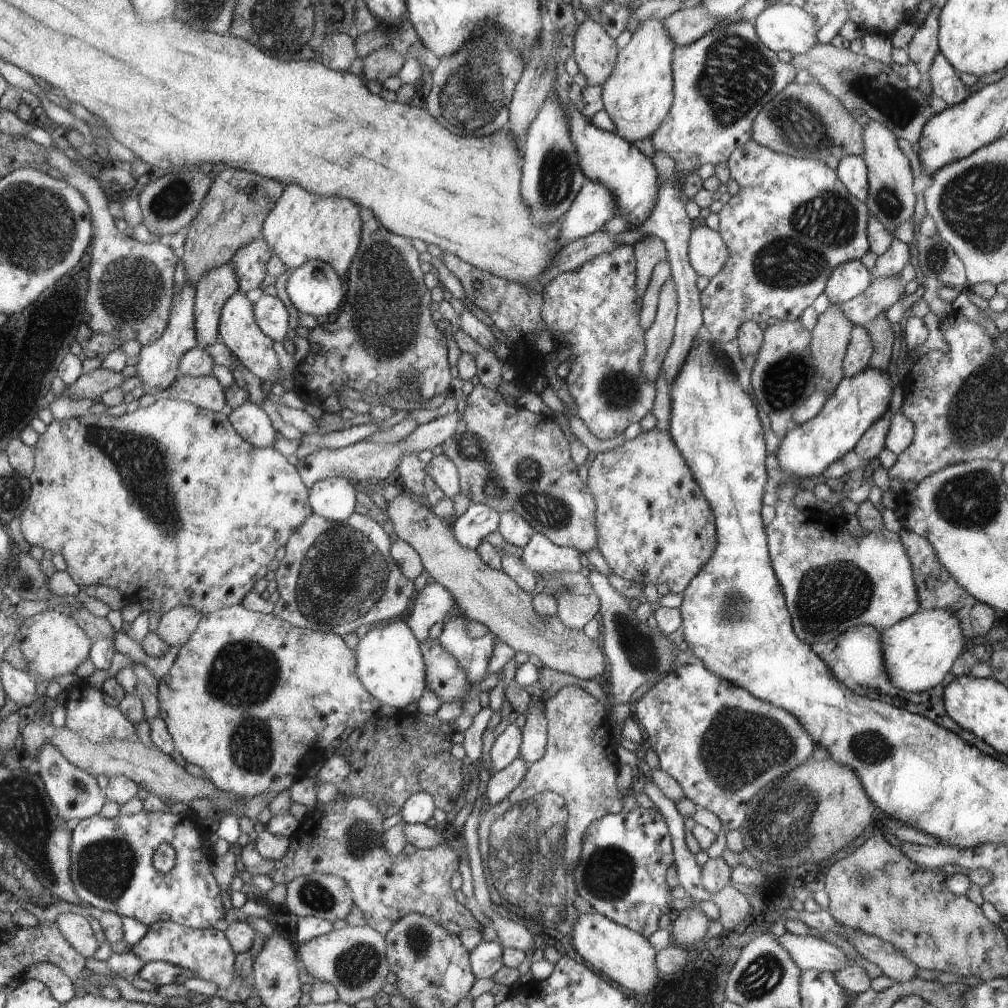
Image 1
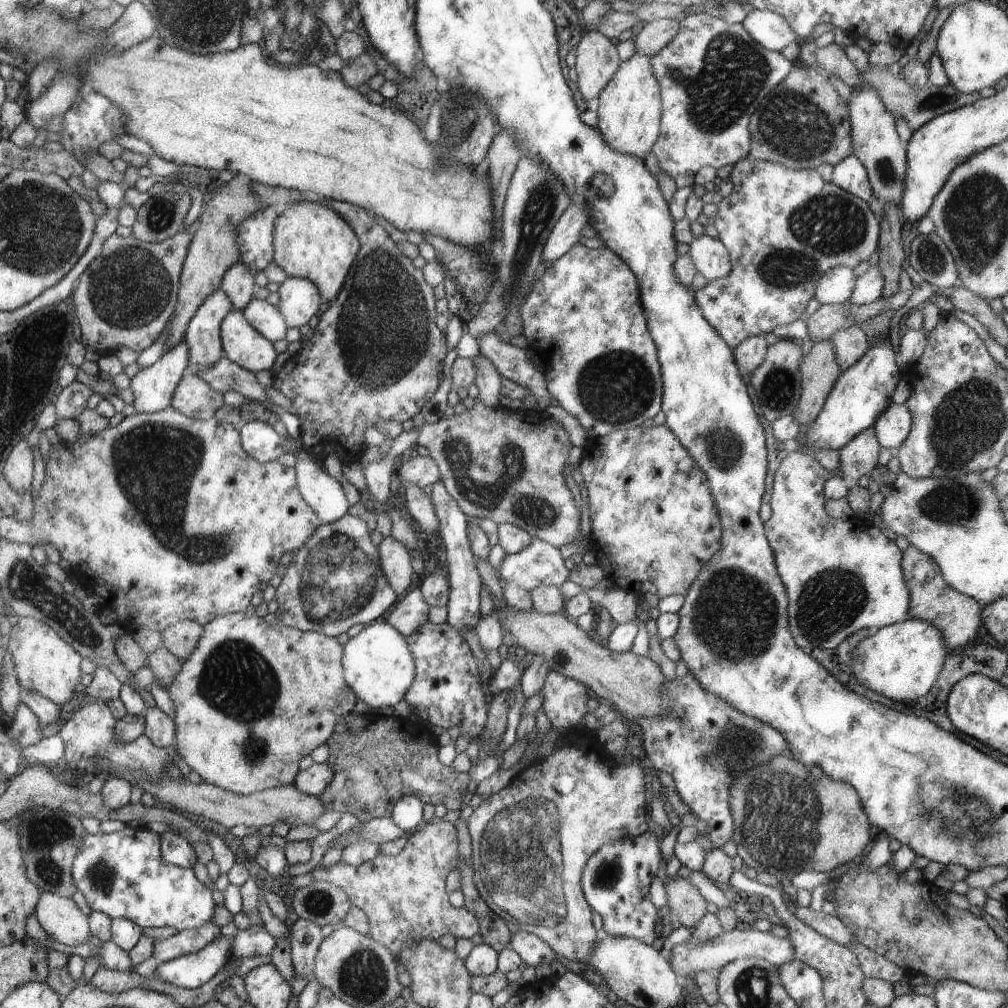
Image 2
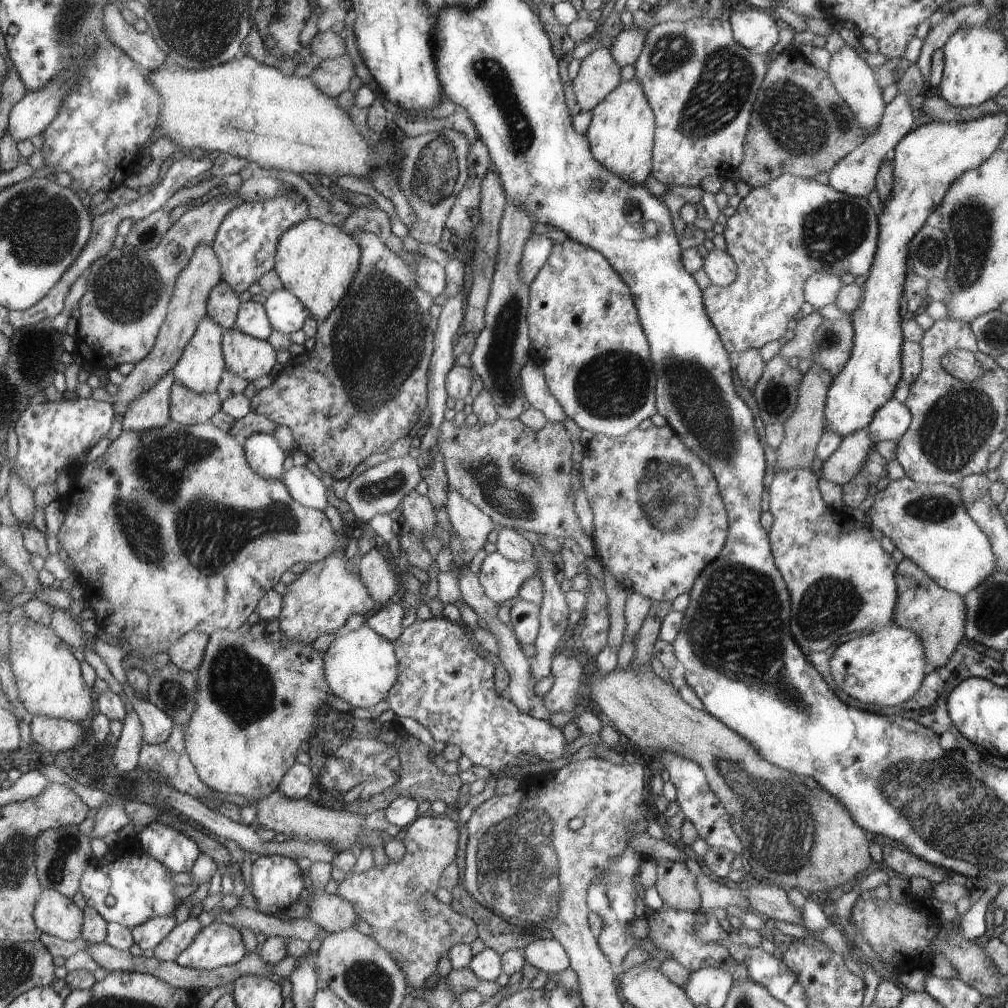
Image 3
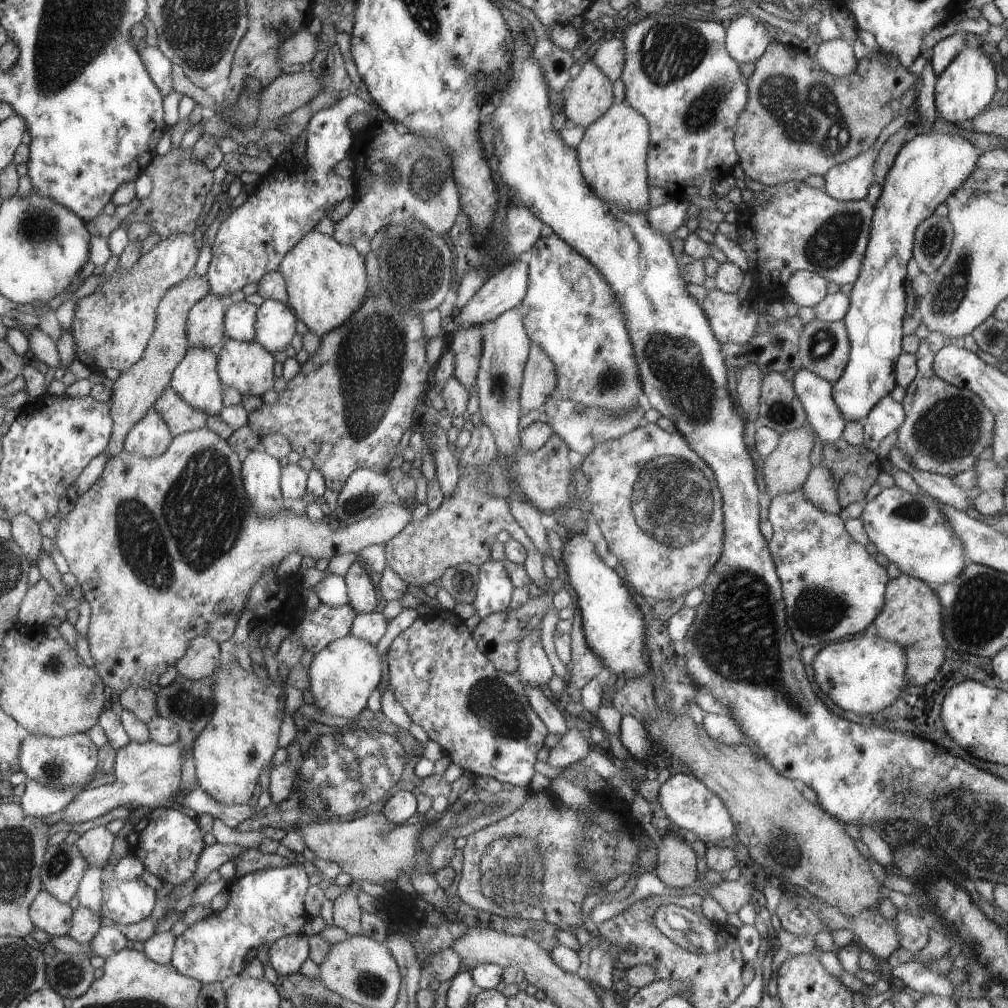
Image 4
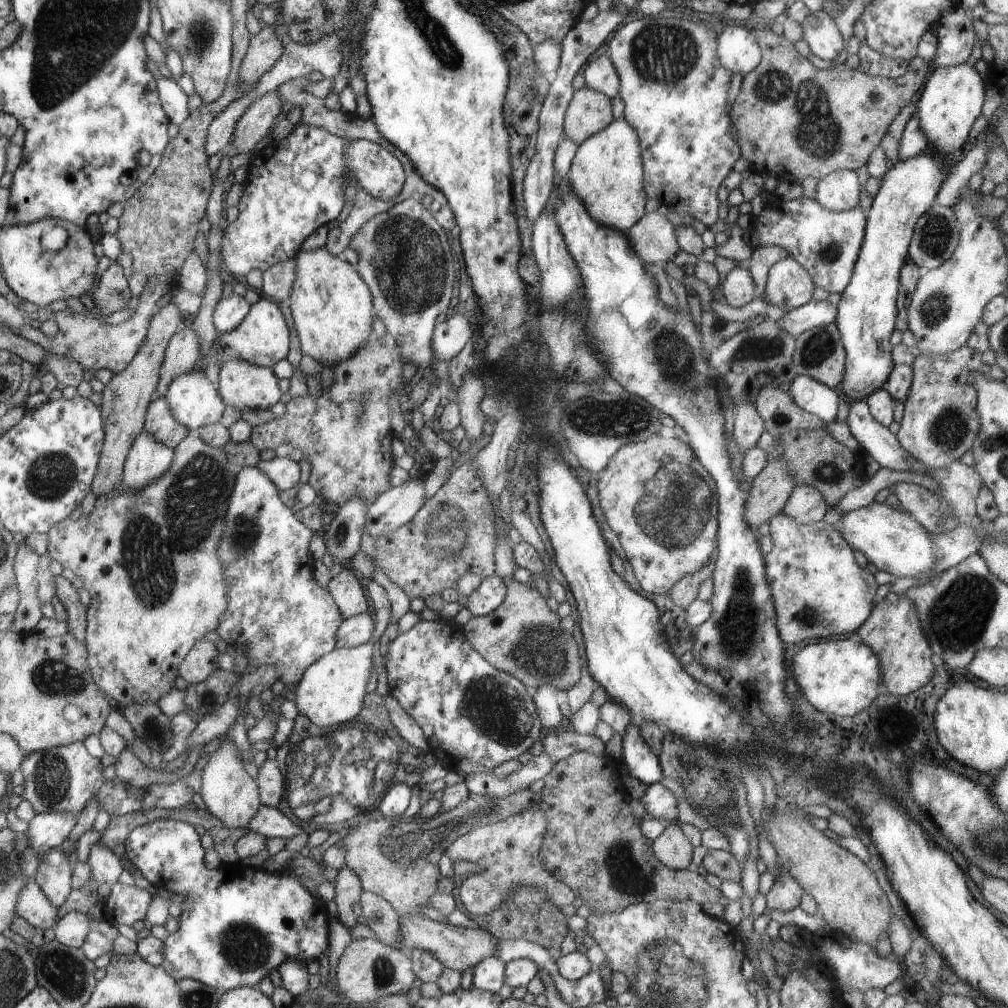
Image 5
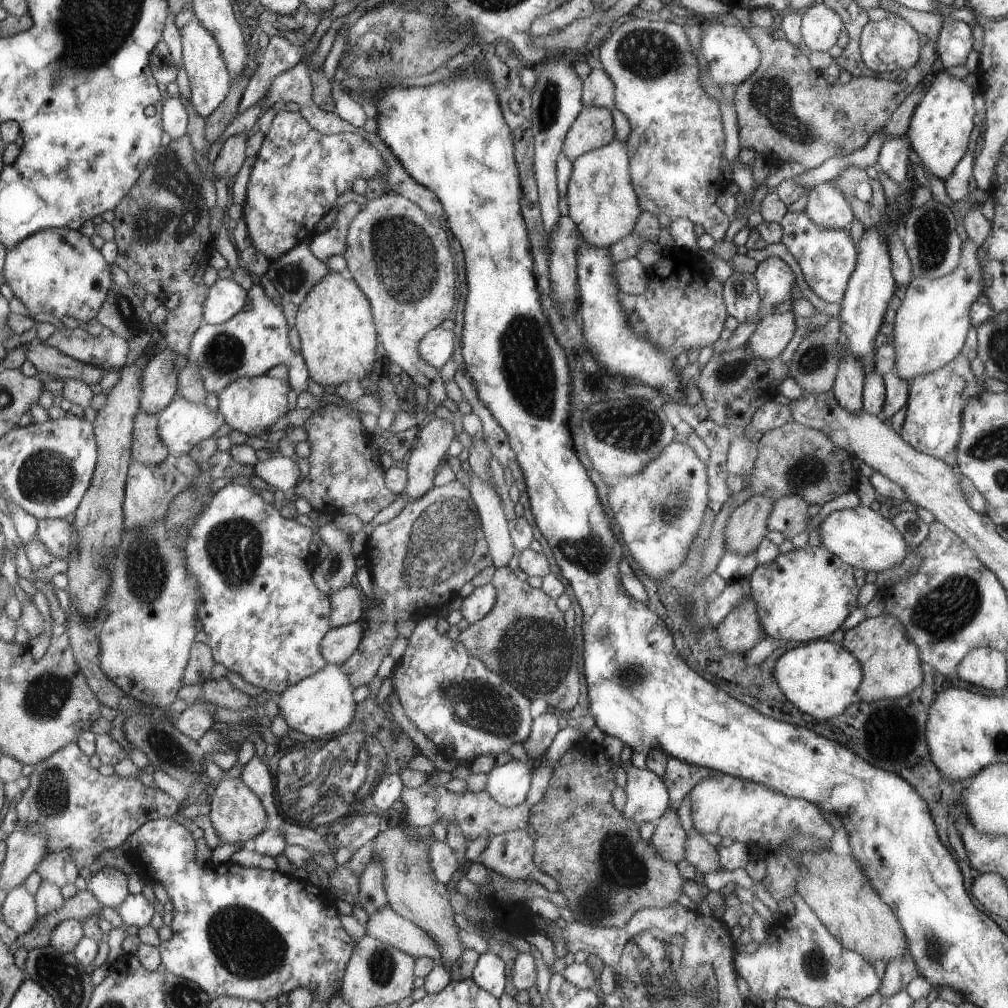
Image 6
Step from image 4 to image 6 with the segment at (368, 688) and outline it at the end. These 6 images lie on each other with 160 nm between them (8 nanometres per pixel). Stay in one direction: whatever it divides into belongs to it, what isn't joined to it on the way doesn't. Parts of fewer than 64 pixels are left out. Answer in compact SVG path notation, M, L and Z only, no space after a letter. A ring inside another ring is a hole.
M327 664L320 673L306 677L297 685L290 685L278 698L279 714L282 715L290 730L297 730L322 740L322 736L330 736L336 732L342 732L352 722L354 714L354 700L352 700L352 683L349 675L341 668L341 665Z

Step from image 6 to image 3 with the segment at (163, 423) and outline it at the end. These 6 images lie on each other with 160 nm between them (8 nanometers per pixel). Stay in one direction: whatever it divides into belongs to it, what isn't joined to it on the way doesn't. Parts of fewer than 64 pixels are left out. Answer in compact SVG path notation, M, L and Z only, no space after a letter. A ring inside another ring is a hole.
M210 317L198 325L197 332L189 342L182 358L172 370L176 384L181 384L198 394L216 393L225 374L224 349L222 340L225 330Z

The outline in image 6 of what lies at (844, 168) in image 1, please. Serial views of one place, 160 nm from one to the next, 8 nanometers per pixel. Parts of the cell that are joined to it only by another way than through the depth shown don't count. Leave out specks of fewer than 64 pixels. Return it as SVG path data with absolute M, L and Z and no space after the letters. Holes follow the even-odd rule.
M830 181L815 185L807 195L803 212L815 225L826 229L844 229L855 219L846 197Z

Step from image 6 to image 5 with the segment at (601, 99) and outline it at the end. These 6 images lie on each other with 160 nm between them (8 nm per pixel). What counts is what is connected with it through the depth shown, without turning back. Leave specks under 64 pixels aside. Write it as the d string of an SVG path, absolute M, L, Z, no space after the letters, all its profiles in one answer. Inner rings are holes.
M606 54L590 62L584 72L585 86L614 98L619 94L620 75Z

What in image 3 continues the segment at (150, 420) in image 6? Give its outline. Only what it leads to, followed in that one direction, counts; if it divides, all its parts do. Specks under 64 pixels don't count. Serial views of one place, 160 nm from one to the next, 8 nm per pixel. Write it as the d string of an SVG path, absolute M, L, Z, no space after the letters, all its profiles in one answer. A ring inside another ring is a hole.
M174 384L170 395L169 415L181 425L197 425L211 420L224 404L217 393L198 394L193 390Z

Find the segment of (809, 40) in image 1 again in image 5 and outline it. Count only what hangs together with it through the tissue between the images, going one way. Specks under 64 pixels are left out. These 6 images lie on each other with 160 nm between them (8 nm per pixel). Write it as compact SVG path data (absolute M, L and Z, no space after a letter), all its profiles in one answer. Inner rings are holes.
M730 23L717 37L717 55L722 66L733 75L744 76L754 70L761 59L761 48L750 25Z

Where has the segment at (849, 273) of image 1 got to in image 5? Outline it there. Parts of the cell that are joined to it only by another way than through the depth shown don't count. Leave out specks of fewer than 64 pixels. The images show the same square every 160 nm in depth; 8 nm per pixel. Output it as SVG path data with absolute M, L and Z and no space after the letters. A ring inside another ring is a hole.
M792 257L777 261L769 269L762 300L786 311L812 300L815 288L808 271Z

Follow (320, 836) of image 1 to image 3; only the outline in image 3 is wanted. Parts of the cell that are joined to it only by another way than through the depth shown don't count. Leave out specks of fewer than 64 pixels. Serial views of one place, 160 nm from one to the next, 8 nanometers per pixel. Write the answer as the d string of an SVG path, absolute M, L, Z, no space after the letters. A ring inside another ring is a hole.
M416 817L401 834L406 854L400 863L389 861L383 870L373 865L361 874L348 872L345 880L338 883L336 894L353 903L360 918L372 927L371 937L377 939L378 944L384 947L394 960L400 962L409 984L416 989L424 986L425 980L437 973L438 961L454 945L470 945L478 937L477 923L473 919L455 911L448 903L442 904L436 900L440 876L444 869L455 861L459 850L460 832L459 824L452 817Z

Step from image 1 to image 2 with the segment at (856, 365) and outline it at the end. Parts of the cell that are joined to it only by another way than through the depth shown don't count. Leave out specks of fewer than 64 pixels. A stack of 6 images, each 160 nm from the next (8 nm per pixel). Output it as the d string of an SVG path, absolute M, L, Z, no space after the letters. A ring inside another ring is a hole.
M850 325L834 331L829 338L838 366L845 371L869 349L869 338L862 326Z

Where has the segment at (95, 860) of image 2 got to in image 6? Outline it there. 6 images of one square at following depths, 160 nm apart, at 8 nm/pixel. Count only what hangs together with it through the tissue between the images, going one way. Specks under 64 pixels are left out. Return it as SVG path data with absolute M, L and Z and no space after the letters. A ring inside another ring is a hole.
M130 894L118 908L123 924L127 926L150 926L152 918L161 912L161 906L150 902L146 894Z

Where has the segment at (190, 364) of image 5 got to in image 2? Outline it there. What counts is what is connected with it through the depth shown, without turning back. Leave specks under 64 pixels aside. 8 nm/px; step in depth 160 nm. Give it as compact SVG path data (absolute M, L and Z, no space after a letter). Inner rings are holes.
M238 261L221 281L220 289L229 295L233 309L244 312L246 305L253 299L254 290L261 282L259 276L254 276L248 267Z

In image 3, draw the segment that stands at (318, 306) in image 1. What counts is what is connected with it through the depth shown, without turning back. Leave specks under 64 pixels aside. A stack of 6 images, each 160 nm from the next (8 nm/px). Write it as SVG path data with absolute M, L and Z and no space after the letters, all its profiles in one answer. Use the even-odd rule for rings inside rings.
M282 289L266 296L265 310L273 330L288 335L302 329L309 310L290 291Z

